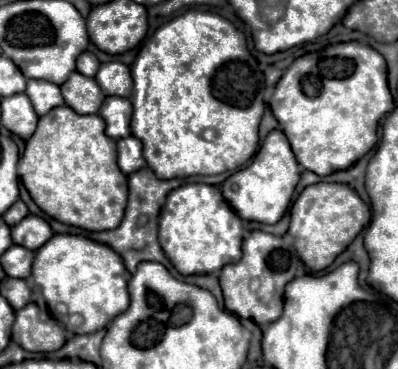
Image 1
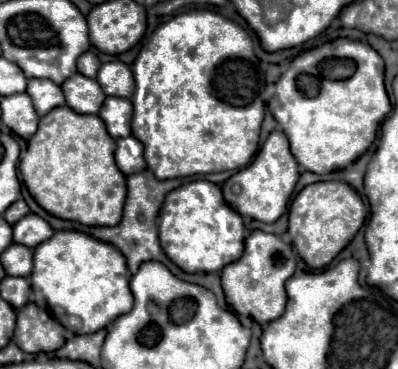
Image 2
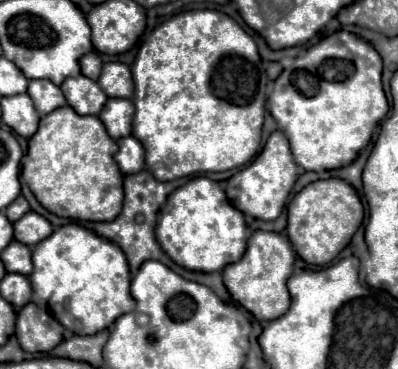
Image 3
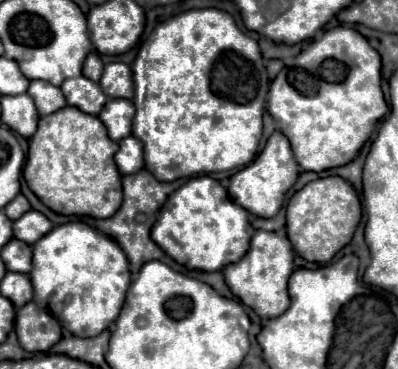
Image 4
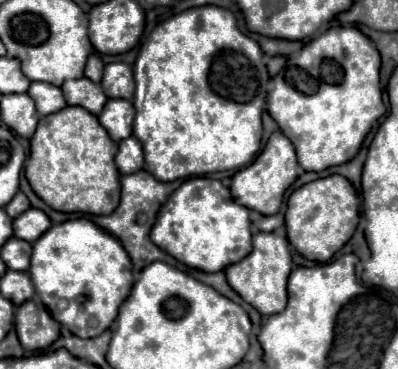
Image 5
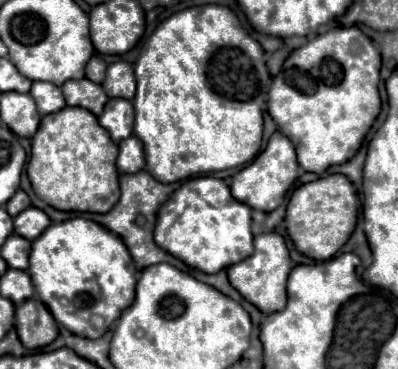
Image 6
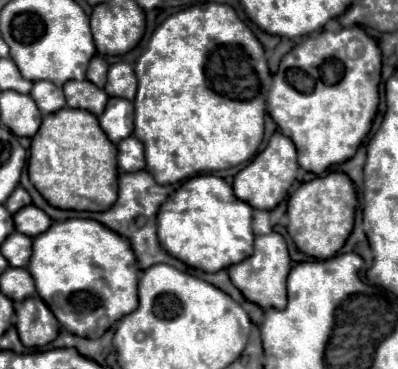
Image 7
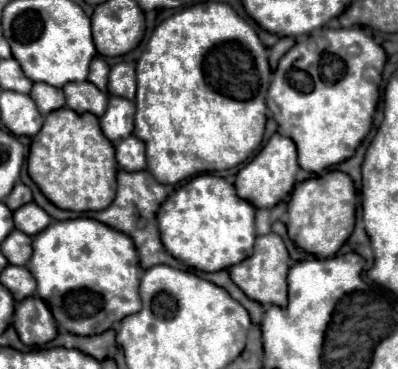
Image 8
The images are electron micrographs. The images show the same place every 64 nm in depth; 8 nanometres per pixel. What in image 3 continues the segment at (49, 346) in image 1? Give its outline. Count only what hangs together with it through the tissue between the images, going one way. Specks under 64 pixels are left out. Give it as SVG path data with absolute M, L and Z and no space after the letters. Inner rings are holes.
M26 304L18 312L16 338L26 352L50 352L62 342L64 326L52 322L42 322L36 314L36 304Z

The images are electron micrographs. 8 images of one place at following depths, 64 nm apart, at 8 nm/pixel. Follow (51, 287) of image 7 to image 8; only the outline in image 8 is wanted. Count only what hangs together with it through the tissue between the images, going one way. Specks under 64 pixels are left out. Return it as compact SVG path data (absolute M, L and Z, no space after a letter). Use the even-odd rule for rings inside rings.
M74 218L62 222L54 220L44 232L32 238L32 250L34 254L26 268L36 278L36 292L48 304L50 312L58 322L58 328L78 336L96 336L112 328L124 316L130 316L140 310L138 282L142 270L132 240L122 232L116 232L114 228L108 228L106 224L100 224L92 218Z

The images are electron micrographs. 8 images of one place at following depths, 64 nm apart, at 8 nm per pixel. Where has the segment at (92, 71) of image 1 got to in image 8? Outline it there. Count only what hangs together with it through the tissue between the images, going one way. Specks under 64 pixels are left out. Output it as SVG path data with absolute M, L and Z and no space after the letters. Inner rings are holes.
M96 56L96 58L92 60L92 64L90 64L90 74L88 74L88 80L90 80L92 84L96 84L96 88L100 88L102 92L106 92L108 72L110 72L108 64L106 64L100 56Z

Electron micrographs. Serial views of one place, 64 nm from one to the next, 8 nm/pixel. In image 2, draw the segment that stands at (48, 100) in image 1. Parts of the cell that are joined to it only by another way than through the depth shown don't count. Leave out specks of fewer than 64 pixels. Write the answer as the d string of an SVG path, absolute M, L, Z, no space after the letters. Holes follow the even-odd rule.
M32 78L32 80L28 80L26 92L28 92L28 96L32 96L32 102L36 104L38 116L48 114L52 108L64 106L64 94L62 94L60 86L50 80Z

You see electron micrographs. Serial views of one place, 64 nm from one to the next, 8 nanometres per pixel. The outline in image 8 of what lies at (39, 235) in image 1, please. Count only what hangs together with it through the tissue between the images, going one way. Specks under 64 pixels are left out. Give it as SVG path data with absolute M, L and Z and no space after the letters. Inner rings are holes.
M34 202L30 204L24 204L20 206L16 212L14 212L14 224L20 232L28 234L28 236L34 236L38 232L42 232L48 224L52 222L52 218Z

